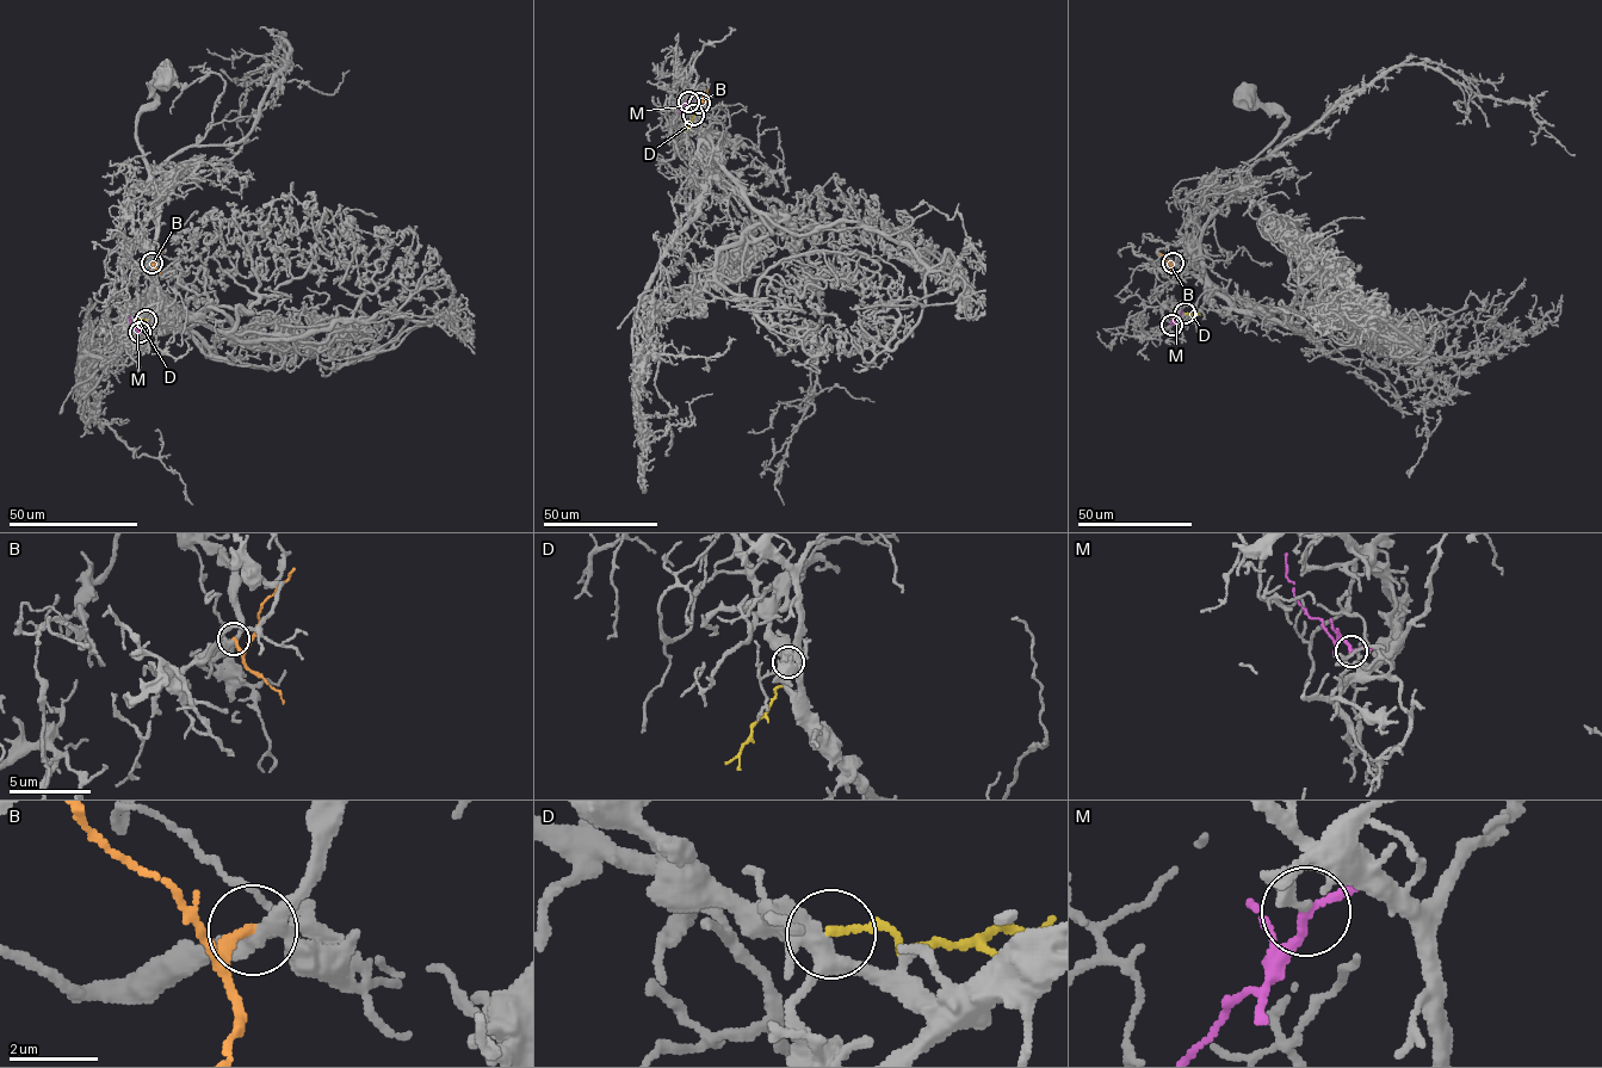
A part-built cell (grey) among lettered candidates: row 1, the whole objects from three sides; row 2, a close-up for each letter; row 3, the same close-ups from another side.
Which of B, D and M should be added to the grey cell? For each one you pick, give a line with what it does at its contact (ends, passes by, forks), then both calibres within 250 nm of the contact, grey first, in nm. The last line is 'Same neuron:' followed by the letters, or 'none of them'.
Same neuron: none of them

